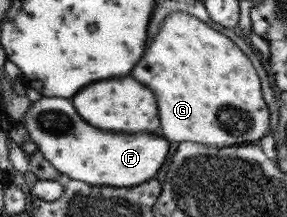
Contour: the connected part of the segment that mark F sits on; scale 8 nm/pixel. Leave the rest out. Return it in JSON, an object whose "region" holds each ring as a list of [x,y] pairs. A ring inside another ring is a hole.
{"region":[[[42,96],[32,102],[22,118],[24,129],[64,179],[78,180],[104,188],[129,188],[154,179],[164,158],[168,156],[168,142],[152,134],[112,134],[86,124],[66,98]]]}

